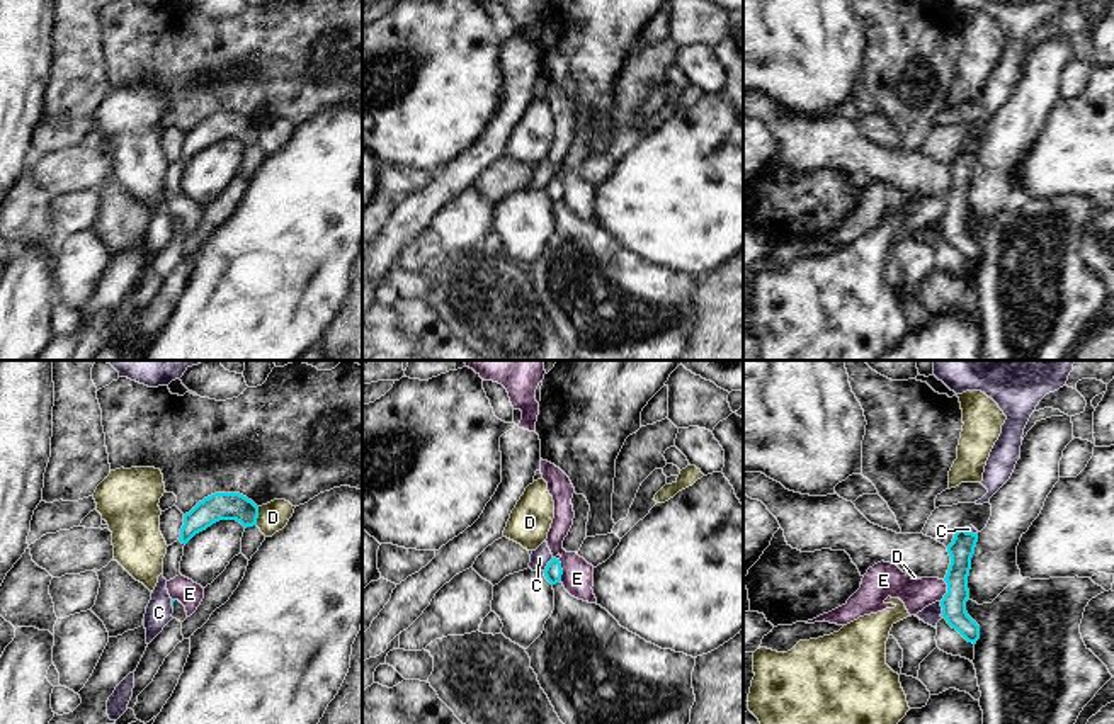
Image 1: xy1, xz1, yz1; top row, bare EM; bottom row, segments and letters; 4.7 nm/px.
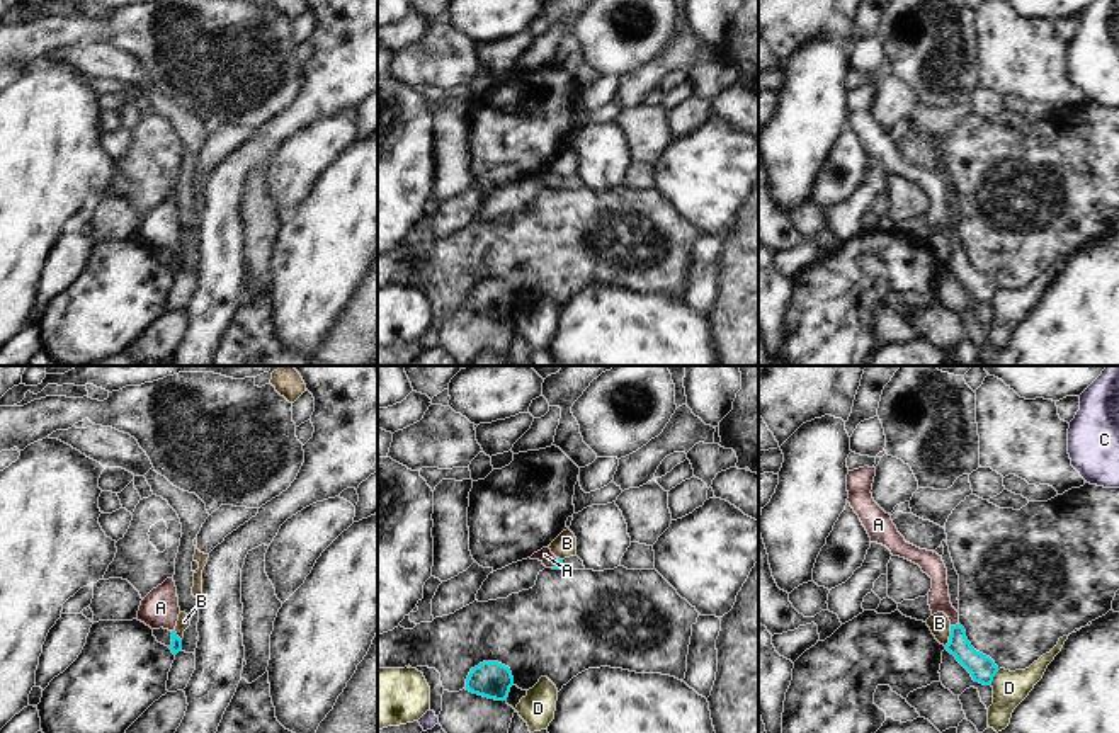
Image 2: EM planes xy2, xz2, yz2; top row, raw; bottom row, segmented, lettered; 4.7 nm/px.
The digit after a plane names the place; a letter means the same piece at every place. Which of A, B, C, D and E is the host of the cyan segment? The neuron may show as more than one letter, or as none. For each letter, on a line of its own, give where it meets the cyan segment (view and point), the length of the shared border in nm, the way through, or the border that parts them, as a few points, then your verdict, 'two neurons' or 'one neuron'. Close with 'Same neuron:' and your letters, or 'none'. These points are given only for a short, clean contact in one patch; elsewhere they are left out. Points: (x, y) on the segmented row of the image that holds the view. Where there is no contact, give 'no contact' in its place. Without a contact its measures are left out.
A: contact yz2 (956, 625); length 40 nm; way yz2 (982, 667), (958, 643), (956, 625), (953, 614), (939, 601); one neuron
B: contact yz2 (949, 636); length 100 nm; border yz2 (951, 626), (951, 635), (944, 645); two neurons
C: contact xz1 (548, 565); length 80 nm; border xz1 (553, 558), (543, 570); two neurons
D: contact xy1 (257, 515); length 90 nm; two neurons
E: contact xz1 (562, 570); length 110 nm; border xz1 (558, 559), (562, 580); two neurons
Same neuron: A

